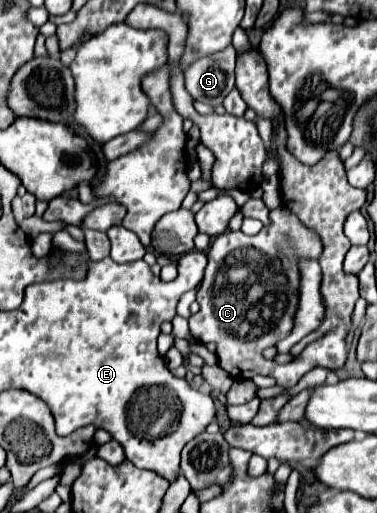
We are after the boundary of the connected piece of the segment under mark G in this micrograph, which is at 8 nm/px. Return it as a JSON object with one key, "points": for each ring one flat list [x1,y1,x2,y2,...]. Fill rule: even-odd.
{"points":[[232,46,214,54,214,58,202,58,184,72,184,88,192,100,218,106,234,88,234,64,236,52]]}

